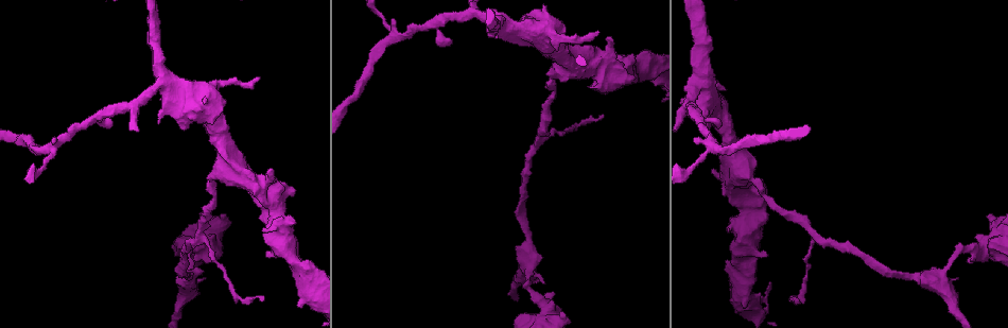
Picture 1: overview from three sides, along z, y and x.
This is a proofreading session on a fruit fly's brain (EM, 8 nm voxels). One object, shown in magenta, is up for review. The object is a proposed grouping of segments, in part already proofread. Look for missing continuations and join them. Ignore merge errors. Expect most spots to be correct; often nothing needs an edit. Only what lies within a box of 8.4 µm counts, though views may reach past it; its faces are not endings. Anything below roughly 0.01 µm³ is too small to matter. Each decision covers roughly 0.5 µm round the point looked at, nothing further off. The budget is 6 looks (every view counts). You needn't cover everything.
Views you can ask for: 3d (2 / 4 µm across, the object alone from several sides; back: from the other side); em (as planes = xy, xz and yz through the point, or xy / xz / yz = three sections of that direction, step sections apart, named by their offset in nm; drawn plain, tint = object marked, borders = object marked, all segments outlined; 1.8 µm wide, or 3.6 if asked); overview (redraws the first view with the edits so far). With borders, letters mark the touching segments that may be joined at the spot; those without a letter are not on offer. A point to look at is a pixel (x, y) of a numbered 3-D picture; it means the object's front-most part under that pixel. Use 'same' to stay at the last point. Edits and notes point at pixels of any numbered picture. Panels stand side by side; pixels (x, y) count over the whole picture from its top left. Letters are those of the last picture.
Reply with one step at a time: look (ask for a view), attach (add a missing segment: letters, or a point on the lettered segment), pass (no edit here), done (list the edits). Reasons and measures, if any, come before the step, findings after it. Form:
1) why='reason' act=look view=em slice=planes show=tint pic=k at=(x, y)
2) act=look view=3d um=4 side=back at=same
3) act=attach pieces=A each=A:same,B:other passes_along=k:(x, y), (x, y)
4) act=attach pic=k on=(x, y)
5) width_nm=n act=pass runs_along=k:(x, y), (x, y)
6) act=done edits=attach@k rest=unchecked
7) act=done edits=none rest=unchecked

why='free end' act=look view=em slice=yz step=4 show=borders pic=1 at=(259, 78)

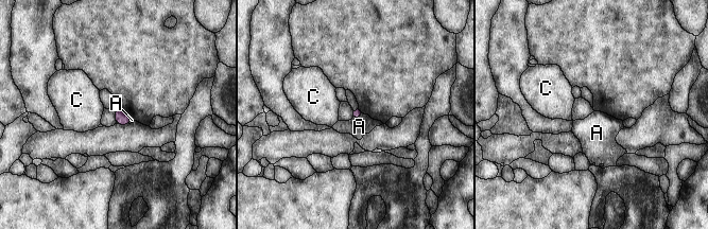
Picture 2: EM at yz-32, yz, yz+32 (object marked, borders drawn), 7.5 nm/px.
why='another direction' act=look view=em slice=planes show=borders at=same

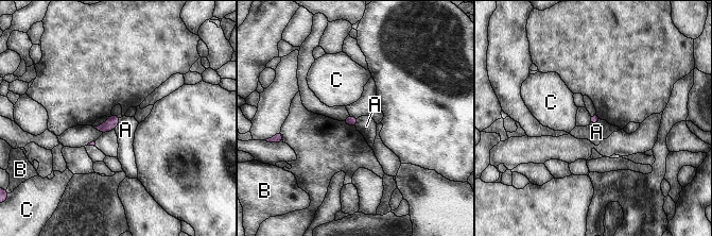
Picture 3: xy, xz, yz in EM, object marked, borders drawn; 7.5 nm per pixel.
act=pass each=A:other,B:other,C:other border=3:(121, 117), (114, 129) found='no lettered segment goes on from it'

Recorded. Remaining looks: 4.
why='free end' act=look view=3d um=4 side=back pic=1 at=(157, 122)

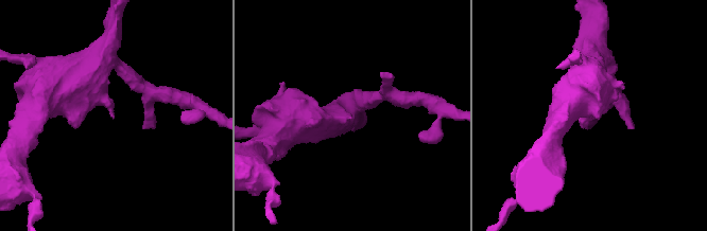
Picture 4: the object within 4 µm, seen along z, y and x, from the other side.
act=look view=em slice=yz step=8 show=borders pic=4 at=(114, 115)

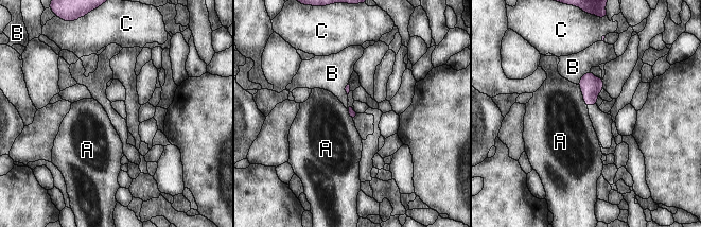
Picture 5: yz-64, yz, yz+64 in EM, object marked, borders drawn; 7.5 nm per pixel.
act=look view=em slice=planes show=borders at=same

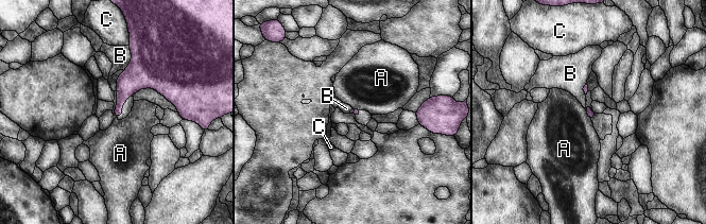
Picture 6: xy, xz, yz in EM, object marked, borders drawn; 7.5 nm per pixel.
act=pass each=A:other,B:other,C:other border=6:(128, 45), (131, 61), (123, 71) found='none of them fits'

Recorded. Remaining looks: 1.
act=done edits=none rest=unchecked

